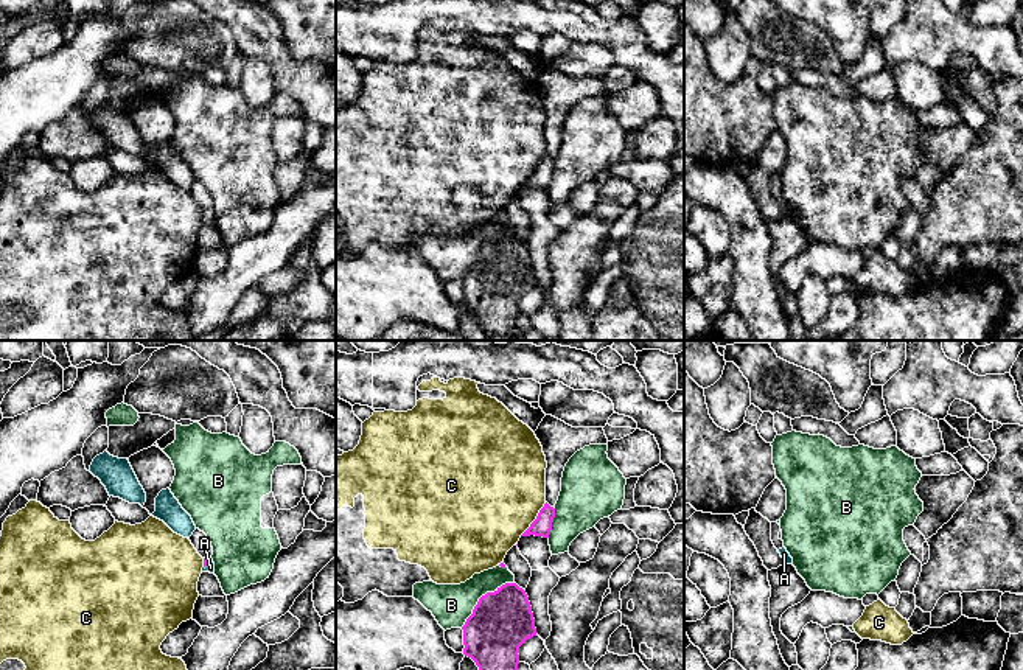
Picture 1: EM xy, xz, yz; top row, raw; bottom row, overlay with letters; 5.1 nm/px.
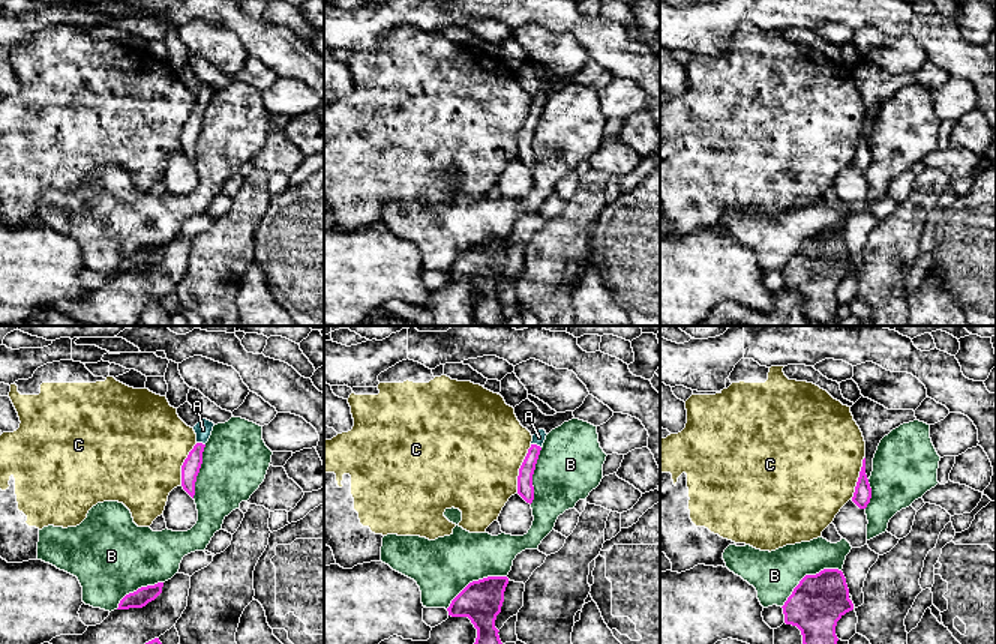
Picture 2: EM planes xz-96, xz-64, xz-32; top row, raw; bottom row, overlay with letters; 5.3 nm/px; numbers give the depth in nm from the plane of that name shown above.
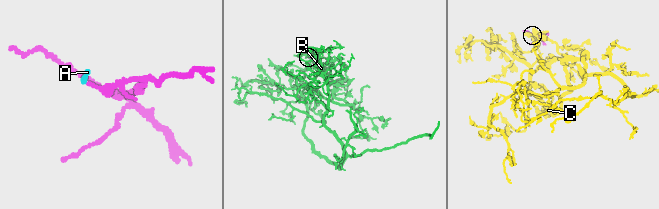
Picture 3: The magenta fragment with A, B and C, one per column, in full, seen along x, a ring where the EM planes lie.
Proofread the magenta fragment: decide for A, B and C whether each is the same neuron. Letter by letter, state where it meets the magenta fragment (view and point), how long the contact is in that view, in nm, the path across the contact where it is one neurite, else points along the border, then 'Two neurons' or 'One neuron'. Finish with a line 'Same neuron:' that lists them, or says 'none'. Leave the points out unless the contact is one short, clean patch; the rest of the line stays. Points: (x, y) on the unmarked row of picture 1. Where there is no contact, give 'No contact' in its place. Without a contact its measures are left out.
A: Touches magenta at xy (207, 216). Shared border 60 nm. Path across: xy (205, 212), (207, 216), (210, 219). One neuron
B: Touches magenta at xz (482, 247). Shared border 360 nm. Two neurons
C: Touches magenta at xz (535, 171). Shared border 220 nm. Two neurons
Same neuron: A

